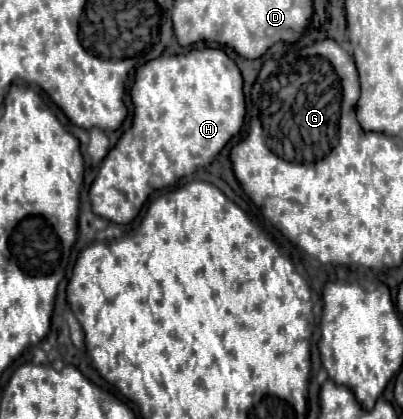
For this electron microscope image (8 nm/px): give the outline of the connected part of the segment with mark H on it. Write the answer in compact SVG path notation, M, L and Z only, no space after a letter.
M192 48L186 54L160 56L146 62L136 70L130 98L134 104L132 126L108 152L88 192L94 214L116 224L130 224L152 192L178 182L200 166L208 166L226 142L240 132L246 114L240 70L220 48Z

